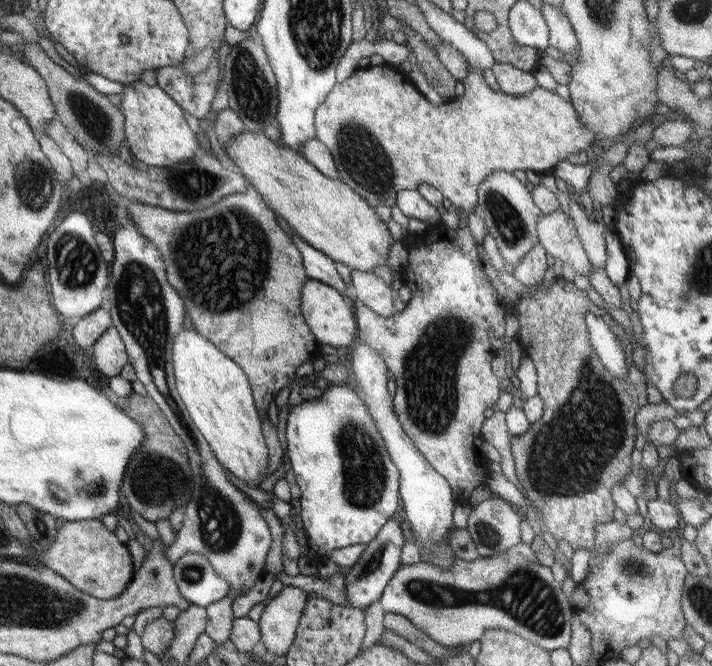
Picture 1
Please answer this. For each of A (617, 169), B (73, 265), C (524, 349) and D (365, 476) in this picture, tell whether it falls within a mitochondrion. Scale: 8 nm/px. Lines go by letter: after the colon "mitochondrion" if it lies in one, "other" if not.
A: other
B: mitochondrion
C: other
D: mitochondrion

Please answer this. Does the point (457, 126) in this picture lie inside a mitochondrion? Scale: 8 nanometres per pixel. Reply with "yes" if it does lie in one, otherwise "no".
no

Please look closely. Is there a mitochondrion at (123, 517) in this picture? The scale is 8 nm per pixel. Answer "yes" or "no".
no

